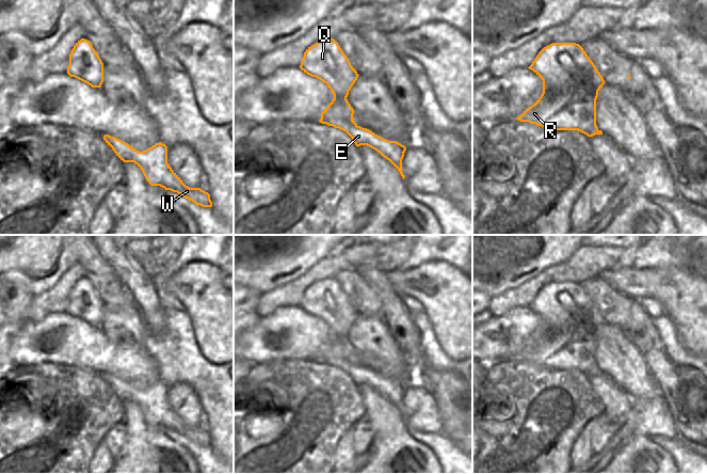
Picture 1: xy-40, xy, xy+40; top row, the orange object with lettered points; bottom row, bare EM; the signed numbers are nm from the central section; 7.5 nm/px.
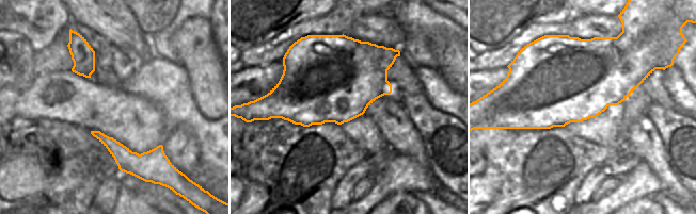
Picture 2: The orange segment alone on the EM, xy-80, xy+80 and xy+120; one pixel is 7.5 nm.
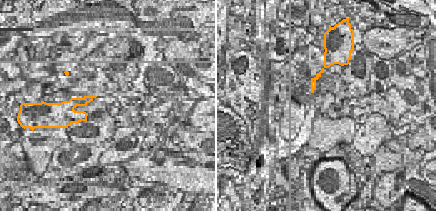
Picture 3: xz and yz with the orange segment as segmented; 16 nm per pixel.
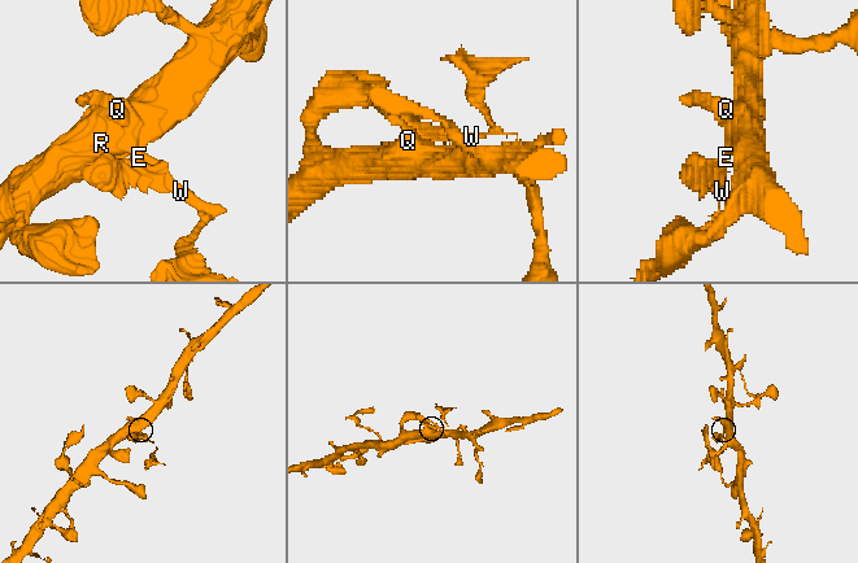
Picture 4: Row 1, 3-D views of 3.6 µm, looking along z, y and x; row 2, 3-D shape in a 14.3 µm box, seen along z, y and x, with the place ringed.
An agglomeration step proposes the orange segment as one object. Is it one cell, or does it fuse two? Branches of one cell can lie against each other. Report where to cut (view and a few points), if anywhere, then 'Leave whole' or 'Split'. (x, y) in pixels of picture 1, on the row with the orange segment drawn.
Split along xy (356, 124), (349, 127), (346, 131). Split

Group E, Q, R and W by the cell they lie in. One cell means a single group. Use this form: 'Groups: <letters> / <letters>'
Groups: E W / Q R

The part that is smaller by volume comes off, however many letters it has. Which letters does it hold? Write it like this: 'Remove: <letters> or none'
Remove: E, W

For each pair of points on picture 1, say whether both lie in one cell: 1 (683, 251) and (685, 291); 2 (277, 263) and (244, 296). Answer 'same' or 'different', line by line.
1: different
2: different

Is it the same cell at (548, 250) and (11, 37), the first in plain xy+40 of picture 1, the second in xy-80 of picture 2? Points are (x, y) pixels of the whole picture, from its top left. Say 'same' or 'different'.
different

